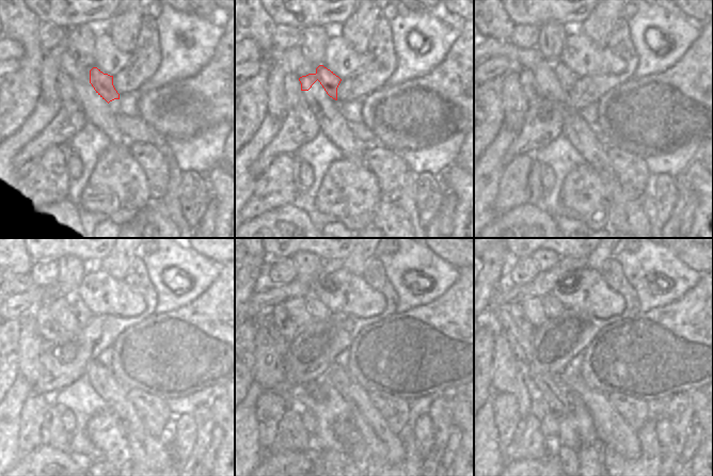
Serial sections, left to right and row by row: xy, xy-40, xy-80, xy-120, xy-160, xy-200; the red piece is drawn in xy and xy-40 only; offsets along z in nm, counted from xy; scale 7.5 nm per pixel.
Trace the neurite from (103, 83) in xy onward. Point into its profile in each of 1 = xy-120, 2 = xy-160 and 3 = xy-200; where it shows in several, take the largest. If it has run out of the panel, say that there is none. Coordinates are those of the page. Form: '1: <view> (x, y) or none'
1: xy-120 (65, 311)
2: xy-160 (302, 311)
3: xy-200 (537, 311)

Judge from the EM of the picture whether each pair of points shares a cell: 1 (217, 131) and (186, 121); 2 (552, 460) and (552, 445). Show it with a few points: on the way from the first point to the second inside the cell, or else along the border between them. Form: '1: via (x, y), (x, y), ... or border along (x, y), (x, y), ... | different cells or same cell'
1: border along (223, 122), (208, 126), (184, 140) | different cells
2: via (552, 457), (552, 448) | same cell

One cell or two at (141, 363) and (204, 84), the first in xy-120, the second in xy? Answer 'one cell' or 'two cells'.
one cell

